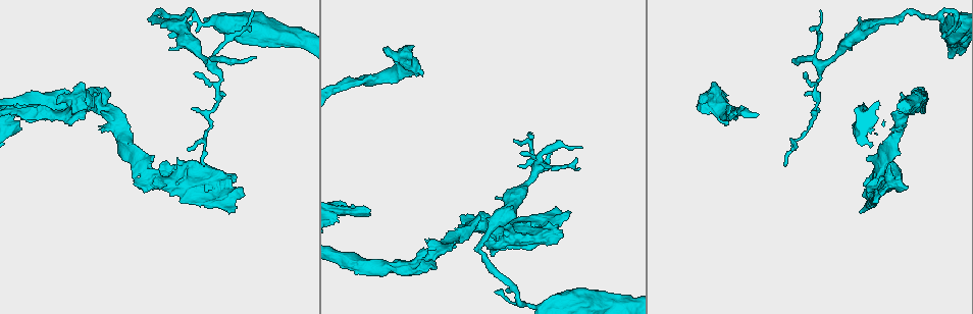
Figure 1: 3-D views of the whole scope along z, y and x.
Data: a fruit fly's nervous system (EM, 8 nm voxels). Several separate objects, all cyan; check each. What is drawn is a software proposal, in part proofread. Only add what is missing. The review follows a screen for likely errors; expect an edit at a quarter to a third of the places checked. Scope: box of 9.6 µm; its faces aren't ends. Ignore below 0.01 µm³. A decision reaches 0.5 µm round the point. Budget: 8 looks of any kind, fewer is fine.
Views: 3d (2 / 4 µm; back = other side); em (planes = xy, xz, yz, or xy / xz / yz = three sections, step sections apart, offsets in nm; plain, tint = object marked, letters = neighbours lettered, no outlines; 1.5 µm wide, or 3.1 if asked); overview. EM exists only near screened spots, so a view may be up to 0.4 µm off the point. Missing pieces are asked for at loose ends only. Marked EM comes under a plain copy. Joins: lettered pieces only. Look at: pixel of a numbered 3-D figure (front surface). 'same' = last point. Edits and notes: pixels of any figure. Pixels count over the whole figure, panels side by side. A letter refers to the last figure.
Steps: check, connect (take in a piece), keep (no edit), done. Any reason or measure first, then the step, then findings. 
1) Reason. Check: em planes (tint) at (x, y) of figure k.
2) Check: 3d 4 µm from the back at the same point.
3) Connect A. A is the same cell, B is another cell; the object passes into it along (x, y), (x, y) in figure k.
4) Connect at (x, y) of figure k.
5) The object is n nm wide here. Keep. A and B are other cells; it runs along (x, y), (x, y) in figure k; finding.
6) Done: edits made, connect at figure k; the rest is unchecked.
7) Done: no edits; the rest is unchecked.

Stops while still wide. Check: 3d 2 µm at (461, 219) of figure 1.

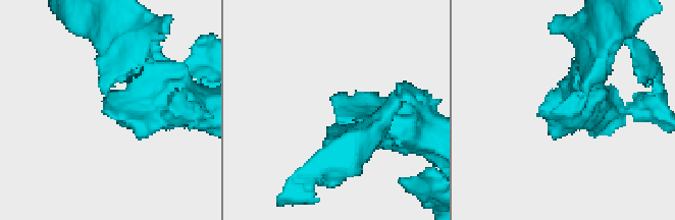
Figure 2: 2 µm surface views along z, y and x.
Check: em planes (letters) at (558, 113) of figure 2.

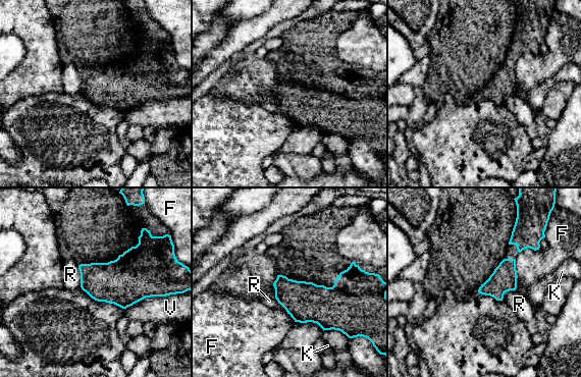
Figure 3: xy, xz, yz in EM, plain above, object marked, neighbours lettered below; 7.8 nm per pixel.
The longest contact is with V, 320 nm. Keep. F, K, R and V are other cells; a border runs along (77, 266), (82, 288) in figure 3; no lettered piece goes on from it.

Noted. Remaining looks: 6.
Tapers out. Check: em xy step 4 (letters) at (255, 57) of figure 1.

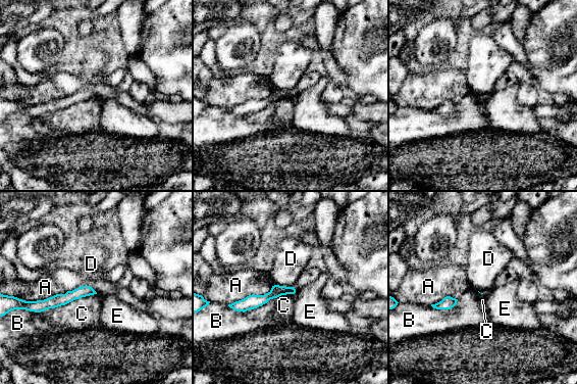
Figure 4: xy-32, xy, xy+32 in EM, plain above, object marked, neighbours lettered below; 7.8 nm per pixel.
Another direction. Check: em planes (letters) at the same point.

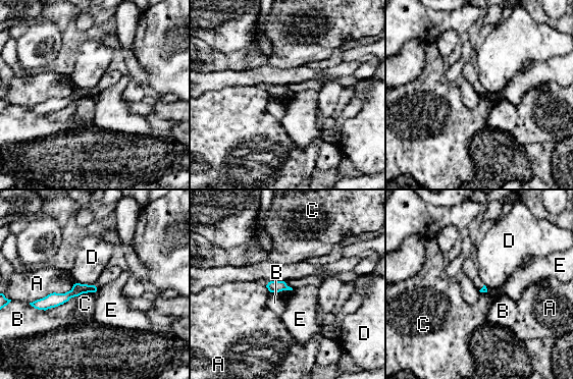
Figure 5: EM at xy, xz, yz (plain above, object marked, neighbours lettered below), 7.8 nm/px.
Keep. A, B, C, D and E are other cells; a border runs along (76, 282), (92, 285) in figure 5; none of them fits.

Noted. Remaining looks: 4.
Free end. Check: 3d 4 µm at (942, 35) of figure 1.

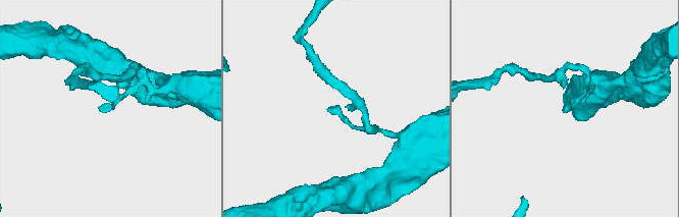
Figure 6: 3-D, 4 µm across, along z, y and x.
Check: em planes (tint) at (102, 109) of figure 6.

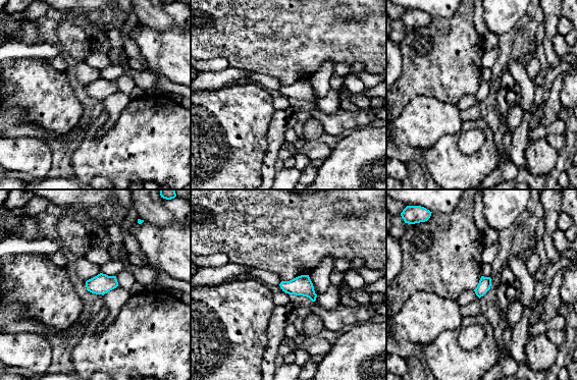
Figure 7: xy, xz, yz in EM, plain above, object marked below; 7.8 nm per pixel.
Check: em planes (letters) at the same point.

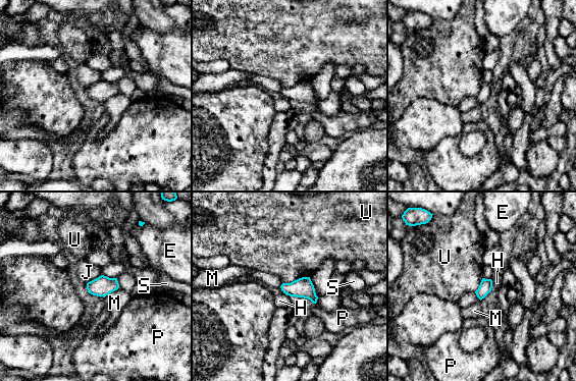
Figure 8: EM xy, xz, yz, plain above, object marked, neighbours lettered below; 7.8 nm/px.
Keep. E, H, J, M, P, S and U are other cells; a border runs along (283, 292), (290, 296) in figure 8; none of them fits.

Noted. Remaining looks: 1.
Done: no edits; the rest is unchecked.

